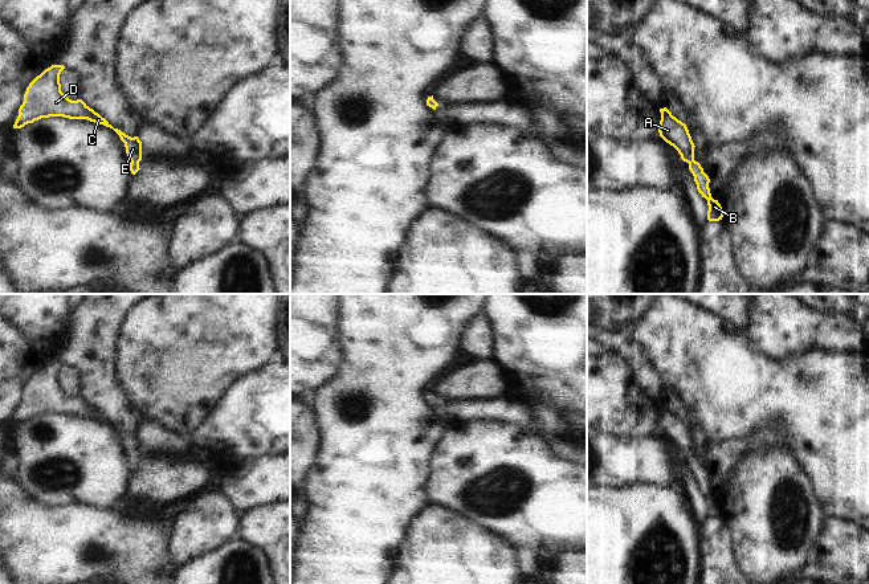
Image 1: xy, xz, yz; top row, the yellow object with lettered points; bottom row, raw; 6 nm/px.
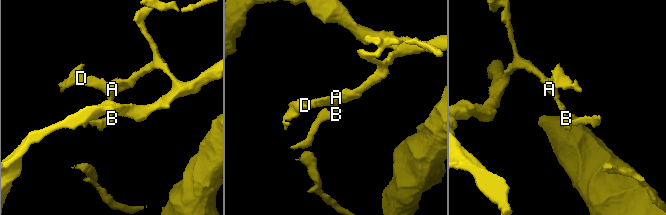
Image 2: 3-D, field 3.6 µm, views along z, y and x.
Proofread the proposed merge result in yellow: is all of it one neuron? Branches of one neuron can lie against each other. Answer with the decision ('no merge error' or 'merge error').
no merge error

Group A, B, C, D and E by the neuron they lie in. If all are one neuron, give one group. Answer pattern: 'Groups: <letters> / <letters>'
Groups: A B C D E

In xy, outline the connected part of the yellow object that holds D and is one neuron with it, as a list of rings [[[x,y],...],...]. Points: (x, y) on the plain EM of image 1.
[[[52,362],[37,372],[26,384],[24,399],[19,405],[19,413],[13,425],[21,425],[41,414],[64,413],[69,416],[87,416],[113,425],[125,440],[130,456],[130,467],[135,471],[142,457],[142,438],[138,433],[128,433],[114,425],[105,414],[90,405],[82,396],[72,397],[61,388],[60,371],[64,362]]]

